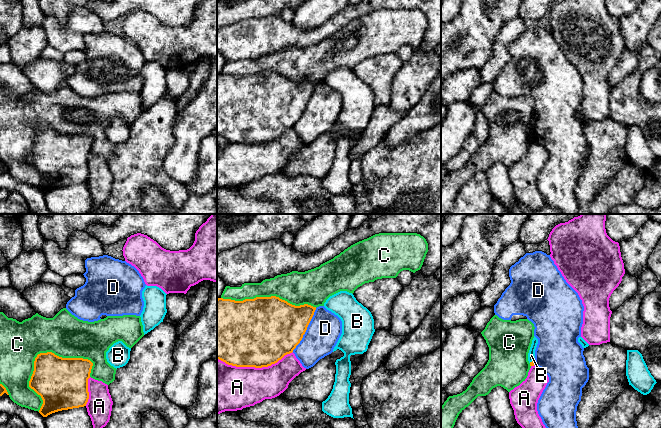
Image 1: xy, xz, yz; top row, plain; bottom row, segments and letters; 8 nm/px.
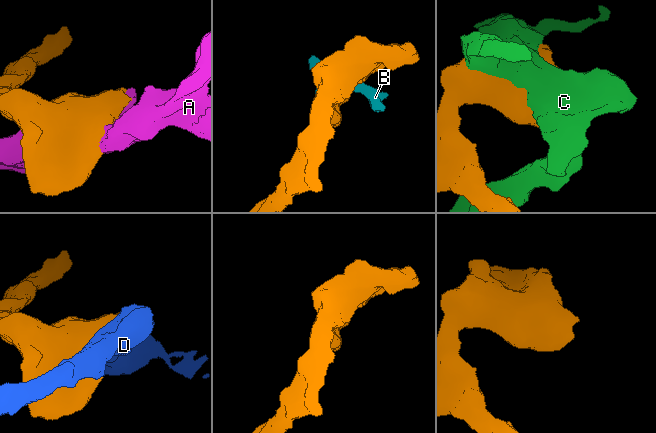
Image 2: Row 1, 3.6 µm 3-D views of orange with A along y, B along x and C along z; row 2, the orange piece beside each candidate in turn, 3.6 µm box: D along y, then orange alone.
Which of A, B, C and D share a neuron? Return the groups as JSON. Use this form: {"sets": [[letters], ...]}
{"sets": [["A"], ["B"], ["C"], ["D"]]}

